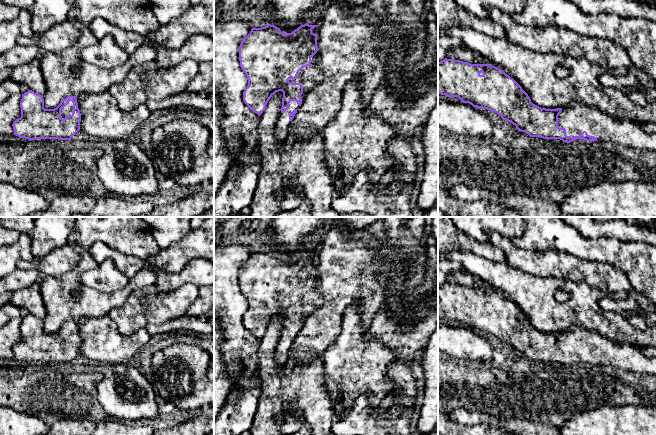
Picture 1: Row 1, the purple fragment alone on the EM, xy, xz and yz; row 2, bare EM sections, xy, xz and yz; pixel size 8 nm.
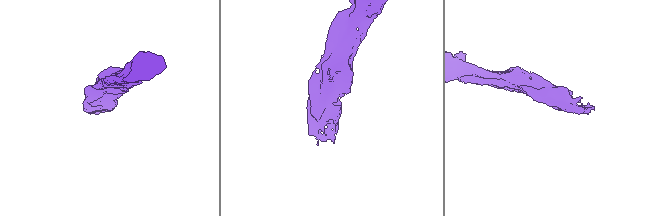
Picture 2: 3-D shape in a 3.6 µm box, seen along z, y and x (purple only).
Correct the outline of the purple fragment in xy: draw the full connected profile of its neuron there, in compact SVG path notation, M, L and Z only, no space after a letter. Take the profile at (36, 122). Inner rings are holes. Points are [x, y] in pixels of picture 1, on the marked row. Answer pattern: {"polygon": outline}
{"polygon": "M28 90L22 94L21 117L12 126L14 135L31 140L71 140L80 130L81 113L76 96L67 96L54 109L44 108L43 95Z"}

